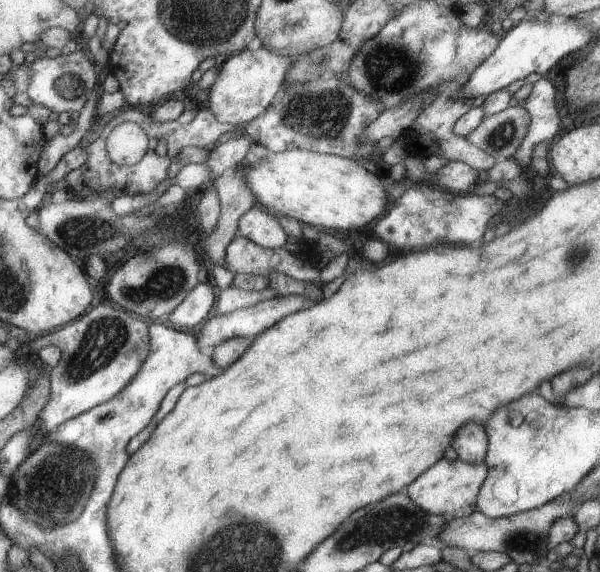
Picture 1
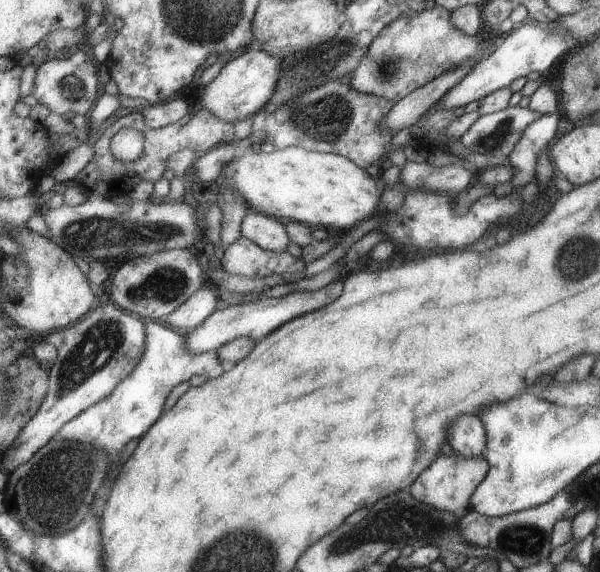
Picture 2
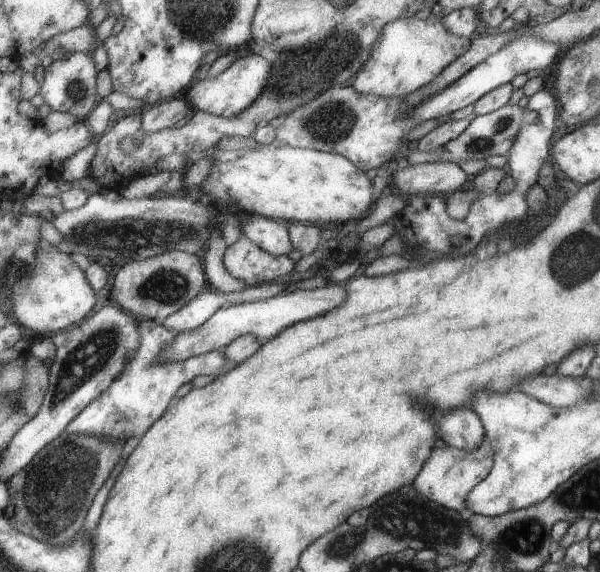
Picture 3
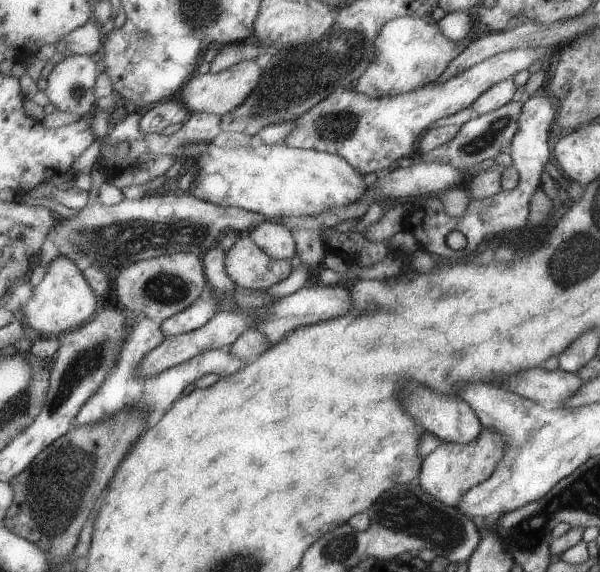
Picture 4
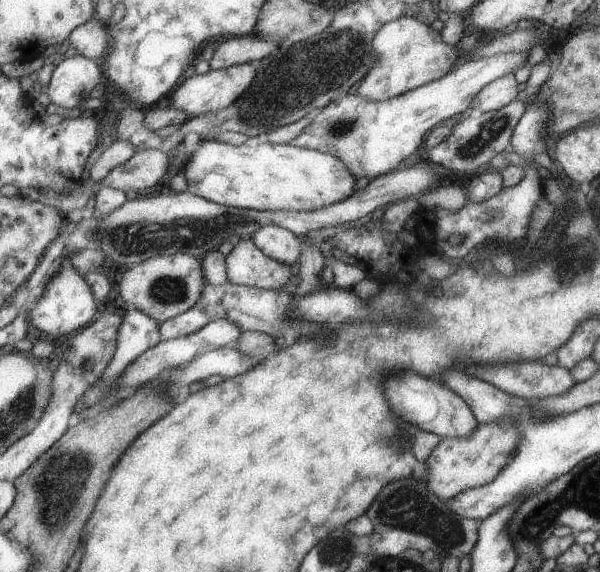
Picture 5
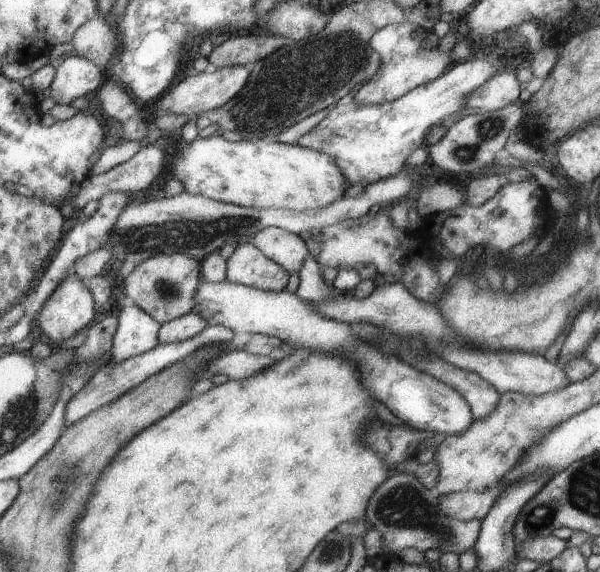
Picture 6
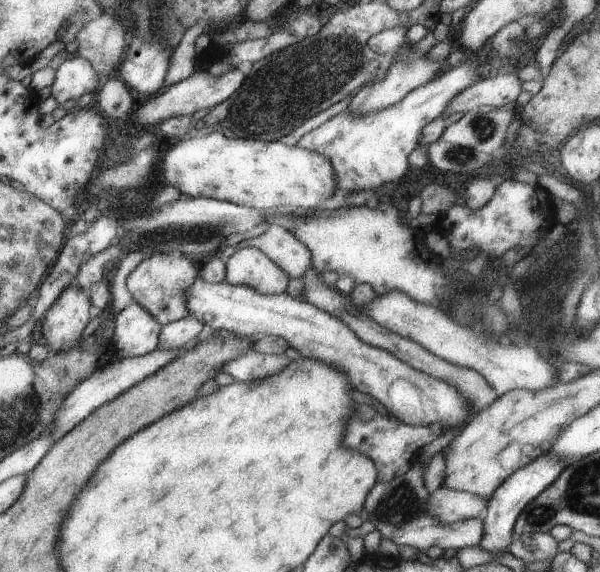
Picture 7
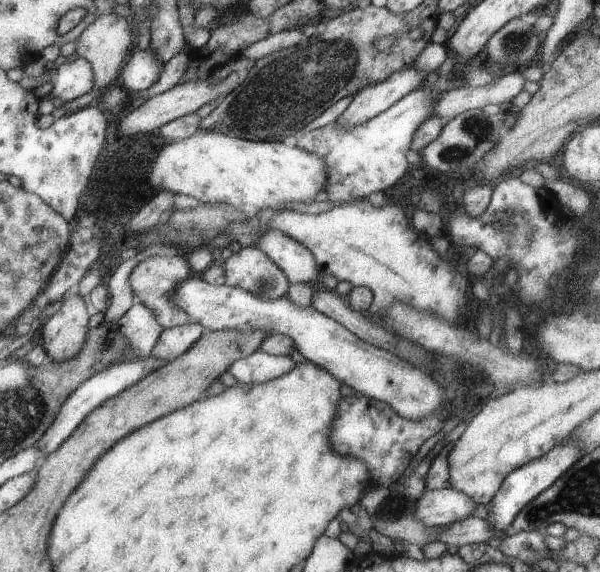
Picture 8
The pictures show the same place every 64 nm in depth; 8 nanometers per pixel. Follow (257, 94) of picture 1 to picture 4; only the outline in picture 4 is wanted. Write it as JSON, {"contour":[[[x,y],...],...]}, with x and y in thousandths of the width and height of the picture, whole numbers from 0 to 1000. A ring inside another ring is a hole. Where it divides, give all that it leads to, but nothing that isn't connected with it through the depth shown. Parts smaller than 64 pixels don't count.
{"contour":[[[415,103],[385,114],[375,122],[337,131],[318,133],[315,140],[300,154],[292,171],[303,178],[322,198],[355,198],[370,201],[383,194],[390,185],[408,175],[408,170],[422,157],[435,129],[435,121],[428,115],[427,107]]]}

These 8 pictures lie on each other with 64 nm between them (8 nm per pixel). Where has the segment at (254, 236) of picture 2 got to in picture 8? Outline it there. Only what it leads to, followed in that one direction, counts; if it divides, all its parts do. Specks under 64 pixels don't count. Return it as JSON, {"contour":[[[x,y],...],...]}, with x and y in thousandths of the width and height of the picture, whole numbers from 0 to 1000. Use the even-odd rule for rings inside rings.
{"contour":[[[462,400],[438,406],[428,418],[427,432],[470,472],[483,497],[507,493],[522,498],[532,493],[522,444]]]}

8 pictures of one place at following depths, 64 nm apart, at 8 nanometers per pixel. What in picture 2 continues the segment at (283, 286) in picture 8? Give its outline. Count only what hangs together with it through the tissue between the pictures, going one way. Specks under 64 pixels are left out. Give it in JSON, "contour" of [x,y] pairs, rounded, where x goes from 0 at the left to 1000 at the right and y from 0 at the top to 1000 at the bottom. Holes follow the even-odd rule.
{"contour":[[[408,414],[372,434],[367,465],[382,479],[423,488],[477,476],[498,477],[508,463],[503,451],[490,451],[477,439],[455,441],[433,435]]]}

